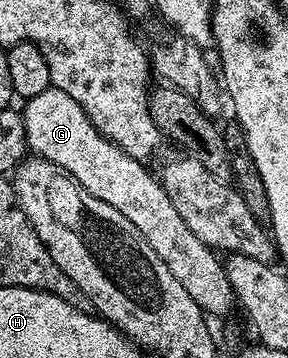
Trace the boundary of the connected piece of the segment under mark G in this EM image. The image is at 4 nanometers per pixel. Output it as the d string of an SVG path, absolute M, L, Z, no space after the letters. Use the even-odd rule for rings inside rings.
M47 89L42 91L42 95L27 98L25 105L28 106L22 109L22 116L27 148L35 156L43 157L45 161L57 165L64 173L69 173L94 199L102 199L102 203L110 203L110 207L122 211L122 215L126 215L126 219L130 219L130 223L134 223L134 227L138 227L138 231L144 236L146 243L150 243L151 249L158 254L158 259L162 259L162 263L166 263L166 267L170 267L174 279L178 279L178 283L182 283L182 287L186 287L190 299L194 299L194 303L198 303L198 307L203 309L205 314L212 316L213 313L214 316L220 317L219 319L227 318L231 314L228 312L231 311L232 305L234 309L237 300L236 292L230 287L230 279L224 270L224 261L221 258L216 258L219 257L217 250L202 243L202 239L198 239L198 235L194 235L194 231L190 231L190 227L186 227L182 215L178 215L174 203L170 203L170 195L166 195L166 191L154 176L153 170L151 173L145 162L134 160L133 157L121 151L115 143L107 141L94 127L94 123L90 123L86 111L82 111L82 107L78 107L78 103L74 103L74 99L70 99L70 95L66 95L66 91Z

